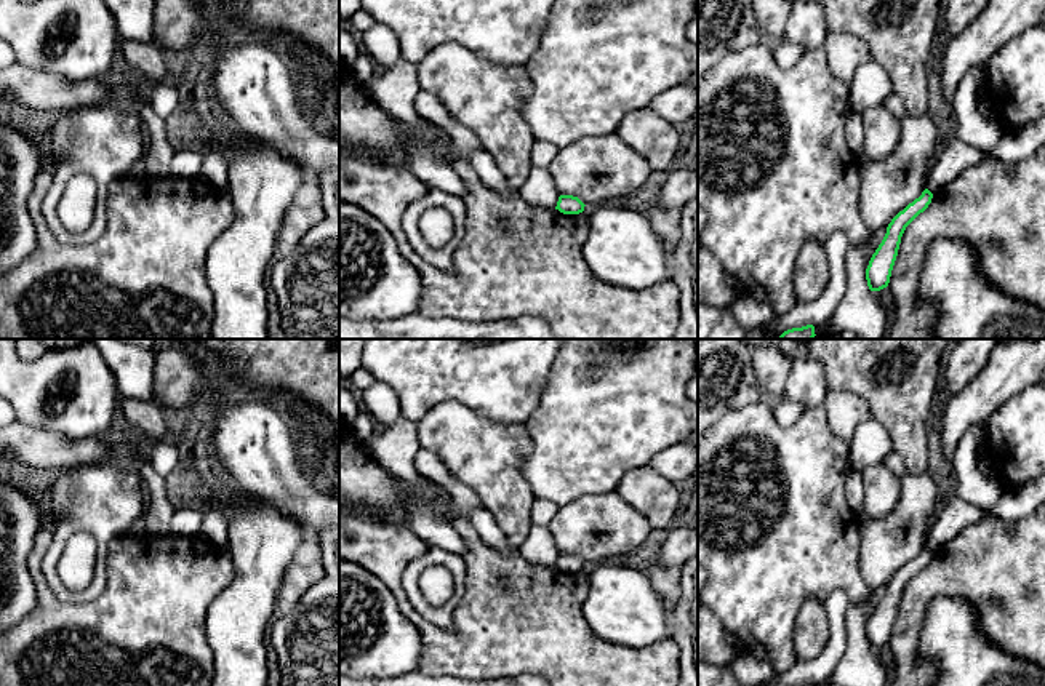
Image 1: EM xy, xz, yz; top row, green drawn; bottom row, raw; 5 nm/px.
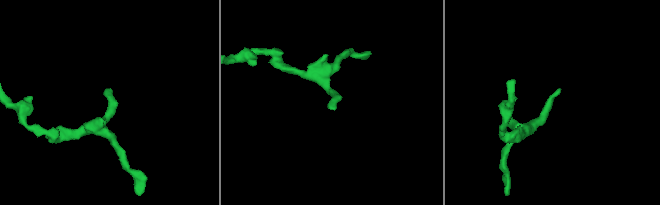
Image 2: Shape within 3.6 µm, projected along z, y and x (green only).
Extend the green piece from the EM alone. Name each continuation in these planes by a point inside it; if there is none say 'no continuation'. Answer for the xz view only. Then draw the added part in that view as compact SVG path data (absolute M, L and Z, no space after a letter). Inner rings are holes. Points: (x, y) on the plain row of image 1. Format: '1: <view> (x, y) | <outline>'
no continuation

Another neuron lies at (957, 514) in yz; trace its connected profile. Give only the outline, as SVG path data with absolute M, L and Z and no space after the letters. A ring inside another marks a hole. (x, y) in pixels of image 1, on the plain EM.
M954 496L941 510L927 534L927 547L935 553L967 526L986 518L986 510Z

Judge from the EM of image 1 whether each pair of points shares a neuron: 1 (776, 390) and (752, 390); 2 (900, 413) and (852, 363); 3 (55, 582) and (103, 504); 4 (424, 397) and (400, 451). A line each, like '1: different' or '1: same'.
1: different
2: same
3: same
4: different

